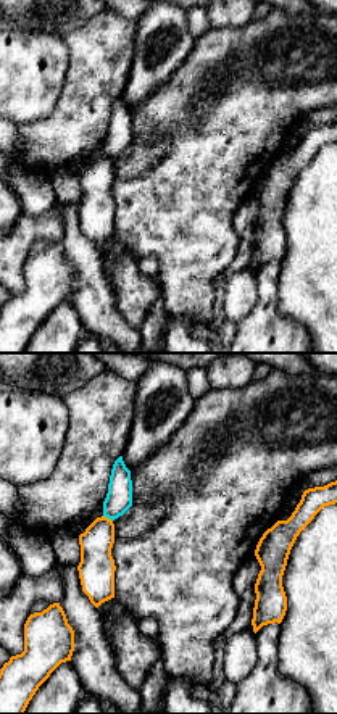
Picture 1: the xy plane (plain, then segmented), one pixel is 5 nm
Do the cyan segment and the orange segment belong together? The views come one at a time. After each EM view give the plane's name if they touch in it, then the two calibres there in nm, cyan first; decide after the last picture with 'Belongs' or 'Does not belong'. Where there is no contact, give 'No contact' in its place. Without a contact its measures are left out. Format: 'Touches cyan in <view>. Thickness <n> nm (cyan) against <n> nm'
Touches cyan in xy. Thickness 130 nm (cyan) against 180 nm

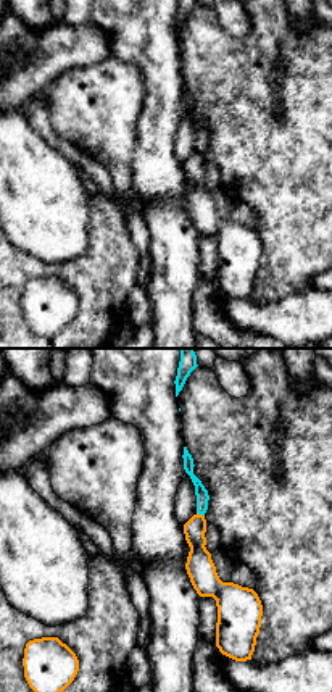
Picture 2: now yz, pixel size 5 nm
Touches cyan in yz. Thickness 60 nm (cyan) against 130 nm

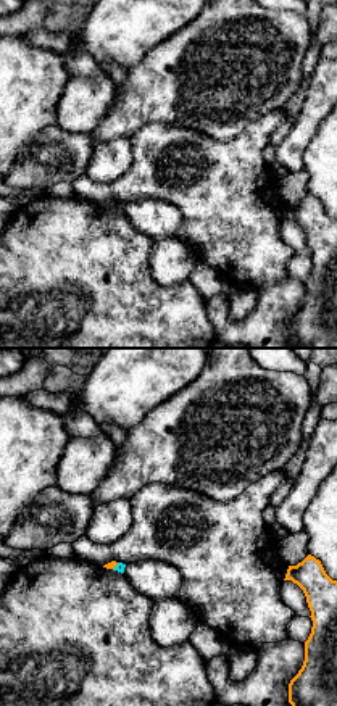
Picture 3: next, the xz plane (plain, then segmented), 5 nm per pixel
Touches cyan in xz. Thickness 50 nm (cyan) against 40 nm

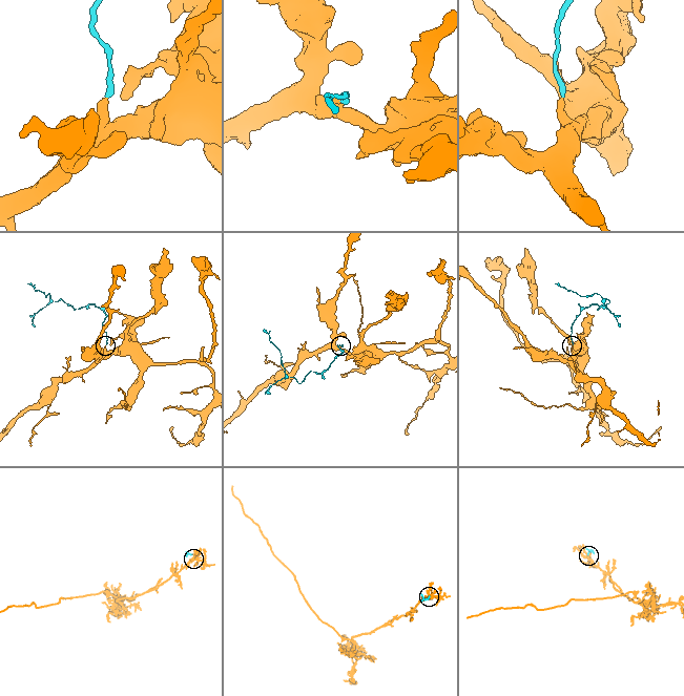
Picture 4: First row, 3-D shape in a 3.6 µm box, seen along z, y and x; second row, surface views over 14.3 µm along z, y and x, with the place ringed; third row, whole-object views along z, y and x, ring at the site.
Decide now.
Does not belong

